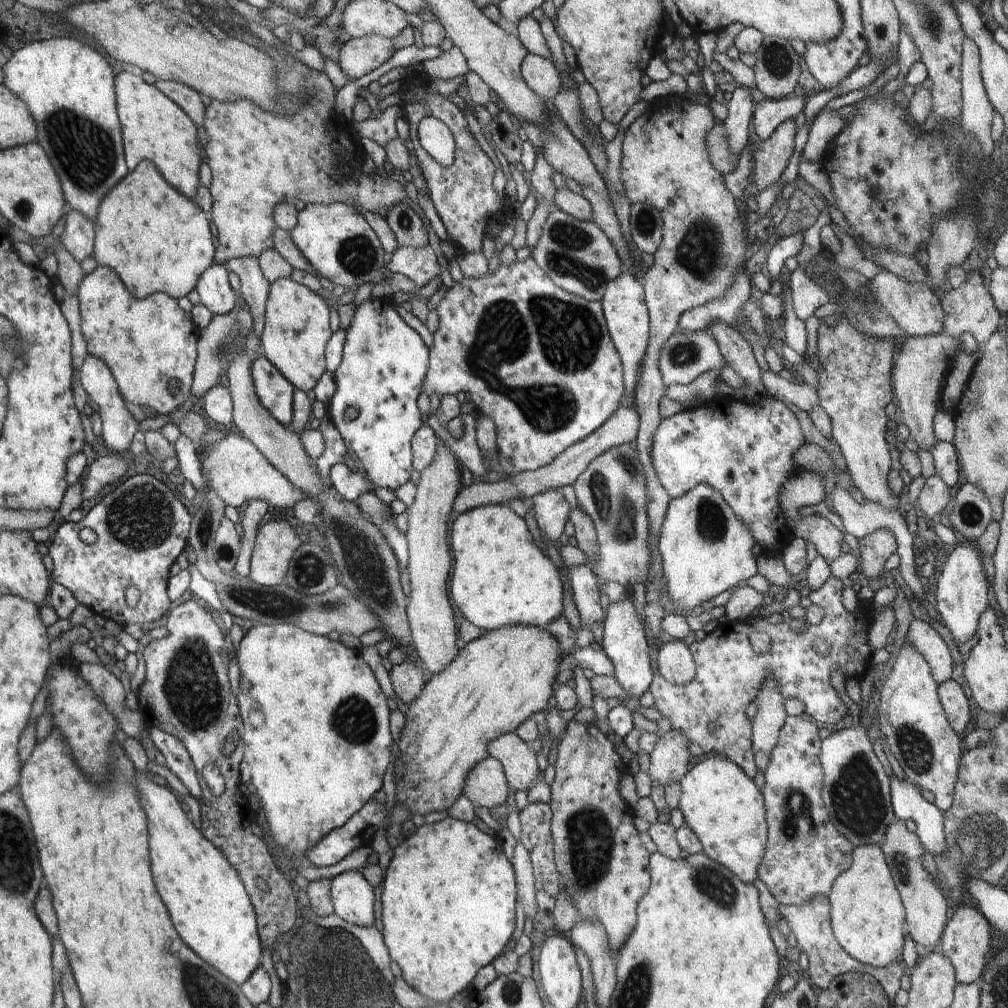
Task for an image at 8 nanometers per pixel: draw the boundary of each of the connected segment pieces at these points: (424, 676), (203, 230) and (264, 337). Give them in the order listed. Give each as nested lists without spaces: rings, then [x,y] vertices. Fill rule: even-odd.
[[[407,659],[402,664],[393,666],[389,674],[398,700],[408,705],[422,694],[424,684],[432,676],[422,663],[414,664]]]
[[[142,160],[136,169],[130,171],[126,178],[122,178],[102,200],[94,222],[94,232],[93,257],[96,262],[114,270],[128,292],[136,298],[144,299],[154,292],[166,292],[178,301],[195,289],[202,272],[214,263],[216,248],[212,237],[215,231],[210,216],[190,198],[183,196],[182,192],[178,194],[150,160]]]
[[[290,278],[270,283],[265,308],[265,326],[261,334],[263,357],[265,357],[295,388],[308,393],[313,390],[322,374],[326,372],[325,347],[332,337],[330,312],[326,300],[306,286],[293,282]]]

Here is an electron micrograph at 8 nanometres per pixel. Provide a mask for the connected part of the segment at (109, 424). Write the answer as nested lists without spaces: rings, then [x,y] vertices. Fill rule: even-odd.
[[[87,352],[86,360],[82,362],[82,367],[79,369],[79,376],[86,395],[99,406],[102,428],[100,440],[104,440],[105,447],[110,448],[112,453],[131,456],[130,444],[134,434],[140,431],[140,422],[133,417],[126,406],[124,398],[120,396],[110,368],[102,362],[102,358],[96,358],[96,356],[92,356],[90,352]]]

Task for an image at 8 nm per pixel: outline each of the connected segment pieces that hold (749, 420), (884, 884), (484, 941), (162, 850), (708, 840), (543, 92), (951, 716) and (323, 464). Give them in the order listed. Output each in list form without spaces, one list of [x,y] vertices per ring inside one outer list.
[[[773,397],[762,398],[758,404],[744,404],[734,400],[732,404],[726,402],[726,408],[717,402],[704,403],[698,408],[687,408],[658,424],[652,442],[652,466],[658,482],[670,499],[684,496],[696,484],[708,484],[724,496],[728,506],[742,520],[742,524],[750,528],[750,534],[763,551],[782,554],[793,536],[786,526],[786,517],[778,504],[778,496],[787,492],[785,487],[797,474],[792,456],[804,445],[800,424],[794,412],[783,401]]]
[[[860,846],[853,850],[851,858],[850,868],[834,880],[828,892],[833,936],[844,952],[861,964],[886,967],[898,962],[904,966],[904,973],[910,975],[913,968],[902,958],[905,910],[881,847]]]
[[[447,817],[438,823],[424,824],[418,828],[412,836],[404,838],[400,846],[394,848],[394,856],[390,860],[390,866],[386,868],[386,878],[382,884],[382,894],[380,902],[382,903],[382,936],[390,959],[402,970],[402,979],[412,986],[422,996],[431,999],[435,1004],[448,1003],[454,996],[465,992],[478,975],[482,968],[491,965],[491,963],[504,952],[504,947],[510,942],[512,934],[515,931],[516,924],[516,903],[517,887],[515,880],[515,871],[511,861],[506,858],[503,852],[503,839],[499,834],[490,836],[484,834],[472,823],[466,823],[454,818]]]
[[[136,771],[136,788],[148,820],[148,844],[156,890],[180,938],[214,970],[242,986],[261,965],[262,944],[250,896],[234,868],[184,813],[172,790],[146,771]]]
[[[708,756],[690,770],[680,780],[681,796],[678,809],[684,814],[686,825],[703,847],[703,853],[712,861],[728,868],[743,882],[754,883],[757,878],[758,866],[763,863],[767,842],[767,821],[765,818],[765,803],[761,790],[754,784],[738,764],[722,758],[722,756]]]
[[[529,53],[522,60],[521,76],[538,97],[552,101],[560,92],[561,82],[557,69],[542,56]]]
[[[953,679],[937,684],[939,700],[950,727],[960,736],[964,736],[968,723],[972,720],[969,701],[962,686]]]
[[[328,415],[320,419],[319,430],[325,441],[325,451],[314,464],[317,466],[320,478],[326,482],[329,488],[332,488],[332,483],[330,482],[330,468],[332,468],[334,464],[343,464],[344,457],[349,454],[349,451],[344,444],[344,439],[342,435],[340,435],[340,431],[334,427]]]

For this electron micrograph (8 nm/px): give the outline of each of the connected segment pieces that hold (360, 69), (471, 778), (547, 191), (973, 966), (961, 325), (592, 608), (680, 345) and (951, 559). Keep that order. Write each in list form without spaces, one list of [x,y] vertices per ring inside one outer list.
[[[377,35],[353,38],[342,44],[338,52],[338,66],[352,80],[376,70],[394,53],[394,40]]]
[[[490,756],[486,760],[480,760],[472,772],[468,772],[464,795],[474,805],[490,810],[506,804],[508,786],[502,764]]]
[[[536,152],[536,165],[530,176],[530,188],[536,192],[536,208],[532,219],[526,224],[527,242],[526,245],[530,250],[538,244],[540,236],[542,236],[542,226],[545,219],[555,208],[554,192],[556,192],[555,184],[553,183],[552,174],[554,168],[542,158],[542,152]]]
[[[960,904],[960,906],[953,908],[952,914],[946,922],[938,950],[954,966],[958,983],[974,984],[979,981],[984,972],[986,956],[990,954],[990,940],[992,940],[994,929],[976,908],[970,908],[966,904]]]
[[[977,270],[966,273],[964,284],[947,292],[942,298],[941,306],[944,314],[942,334],[952,338],[960,338],[964,333],[971,334],[978,343],[986,343],[990,336],[997,332],[998,324],[1000,324],[999,311],[994,306],[989,291],[985,289],[984,278],[980,273]]]
[[[587,564],[570,568],[570,588],[574,604],[580,615],[581,629],[591,628],[598,622],[604,622],[606,613],[600,606],[600,580],[592,573]]]
[[[678,330],[663,345],[658,366],[660,366],[664,386],[668,389],[672,384],[688,386],[699,382],[700,376],[710,370],[722,370],[726,366],[726,362],[720,353],[718,344],[716,344],[716,338],[710,332],[706,332],[706,330],[697,332]]]
[[[960,541],[955,545],[952,554],[948,555],[946,562],[935,578],[933,585],[936,595],[936,611],[942,615],[944,626],[951,632],[957,646],[968,642],[978,630],[978,622],[990,604],[993,602],[985,568],[981,562],[981,554],[974,544]]]

